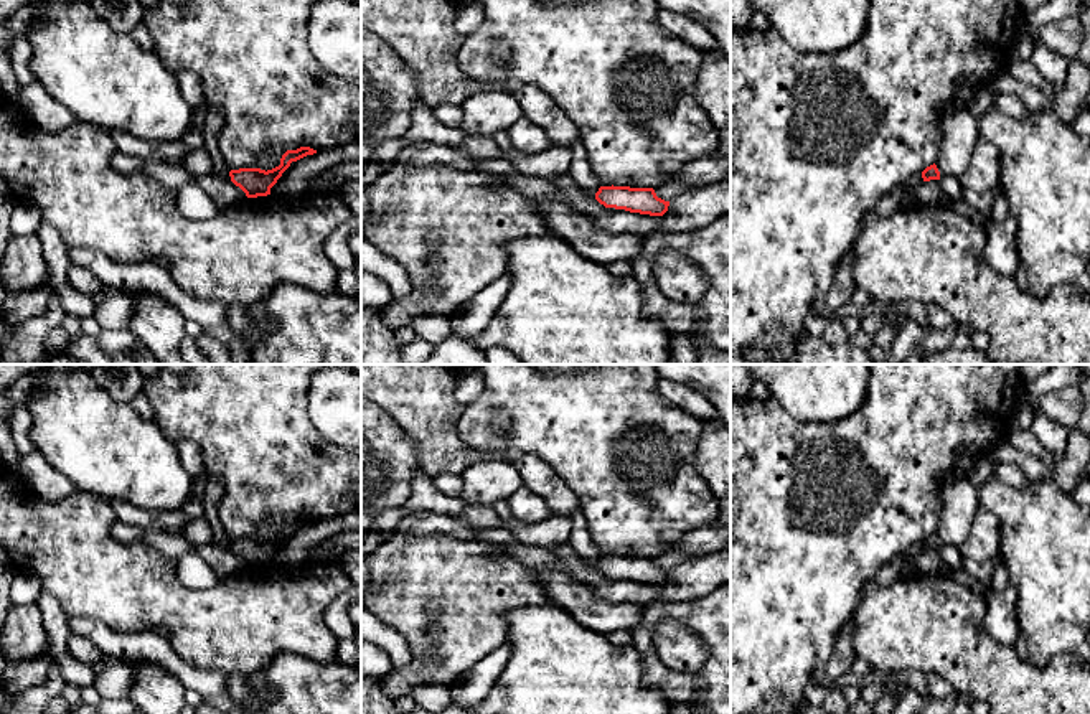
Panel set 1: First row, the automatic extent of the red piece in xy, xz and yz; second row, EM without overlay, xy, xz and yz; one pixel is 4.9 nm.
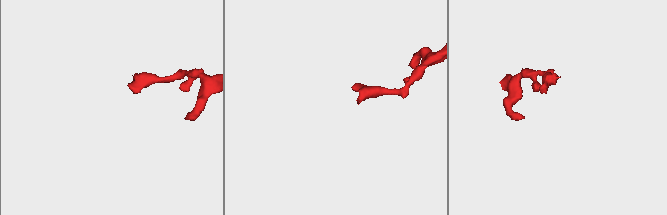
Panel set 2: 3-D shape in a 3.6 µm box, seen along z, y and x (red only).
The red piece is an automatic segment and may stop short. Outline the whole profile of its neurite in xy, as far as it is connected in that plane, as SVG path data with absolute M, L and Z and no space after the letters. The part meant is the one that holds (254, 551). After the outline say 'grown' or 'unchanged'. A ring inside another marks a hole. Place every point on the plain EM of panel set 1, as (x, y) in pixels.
M310 516L287 519L280 528L280 534L272 539L265 541L261 538L239 538L231 539L229 546L231 551L246 562L247 567L267 566L270 564L270 557L277 552L277 549L290 536L292 531L313 523L317 523L317 519Z | unchanged

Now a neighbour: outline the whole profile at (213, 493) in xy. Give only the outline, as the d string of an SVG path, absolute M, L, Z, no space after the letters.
M208 477L203 493L204 518L213 529L213 543L219 547L231 549L229 536L226 534L219 519L219 505L224 495L224 483L219 477Z

